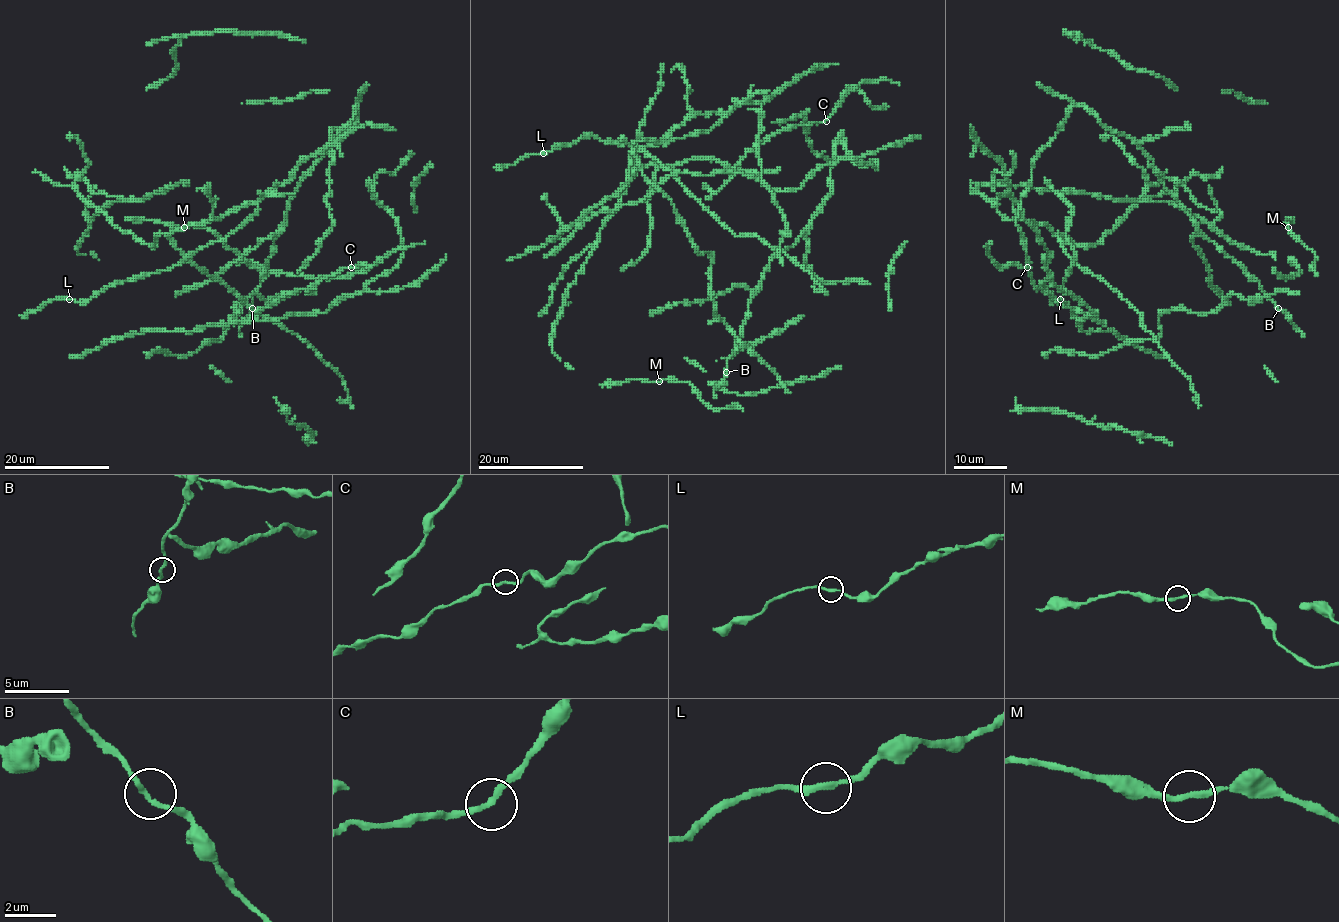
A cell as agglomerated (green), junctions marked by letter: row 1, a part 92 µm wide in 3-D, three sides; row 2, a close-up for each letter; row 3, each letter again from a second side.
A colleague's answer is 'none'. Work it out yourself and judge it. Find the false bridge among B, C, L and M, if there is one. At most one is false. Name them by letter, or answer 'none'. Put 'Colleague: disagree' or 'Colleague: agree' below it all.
none
Colleague: agree

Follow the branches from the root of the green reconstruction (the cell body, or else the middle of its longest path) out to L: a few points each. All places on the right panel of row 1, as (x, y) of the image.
L: (1020, 211), (1048, 251), (1051, 275), (1041, 286), (1052, 301), (1060, 299)

